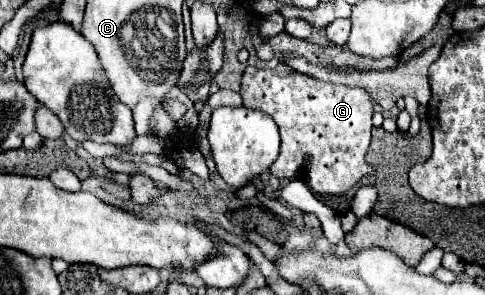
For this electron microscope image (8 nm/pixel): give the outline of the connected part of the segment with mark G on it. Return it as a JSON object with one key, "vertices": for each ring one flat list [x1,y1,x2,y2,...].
{"vertices":[[279,64,273,70,249,66,239,94,243,106,267,112,279,126,281,152,269,168,273,176,301,178,317,194,345,194,375,172,365,158,373,130,373,102,365,90,323,82]]}

